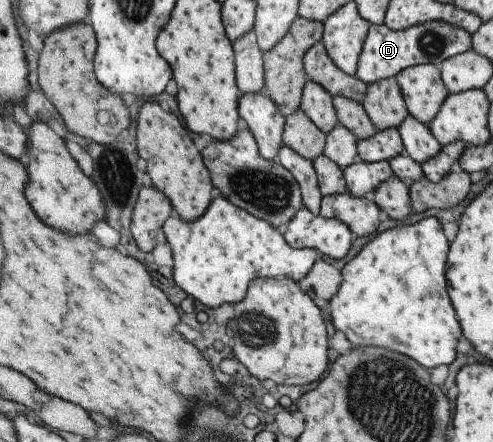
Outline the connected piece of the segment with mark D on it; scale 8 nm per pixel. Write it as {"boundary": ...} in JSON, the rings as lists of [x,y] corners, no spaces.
{"boundary":[[[438,20],[416,24],[403,30],[388,29],[383,23],[370,24],[357,59],[355,76],[370,85],[379,79],[396,77],[400,71],[410,66],[418,64],[438,66],[450,56],[470,50],[470,36],[465,29]]]}

